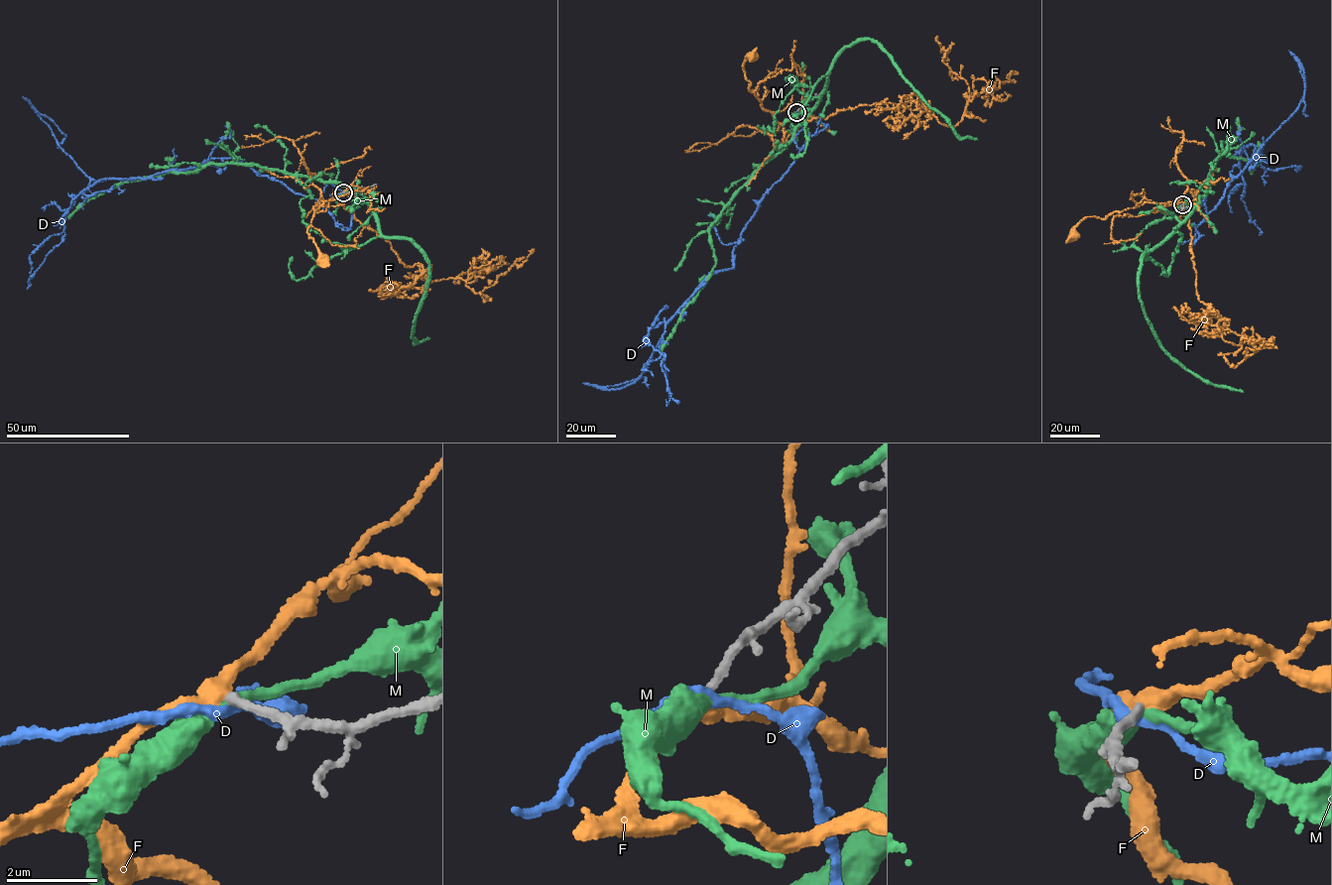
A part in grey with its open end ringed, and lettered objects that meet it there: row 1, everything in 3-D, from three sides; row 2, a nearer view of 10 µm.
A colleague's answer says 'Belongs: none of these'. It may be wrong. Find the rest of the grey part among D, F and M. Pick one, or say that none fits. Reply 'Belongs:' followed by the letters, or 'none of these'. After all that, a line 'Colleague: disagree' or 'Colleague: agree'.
Belongs: F
Colleague: disagree

